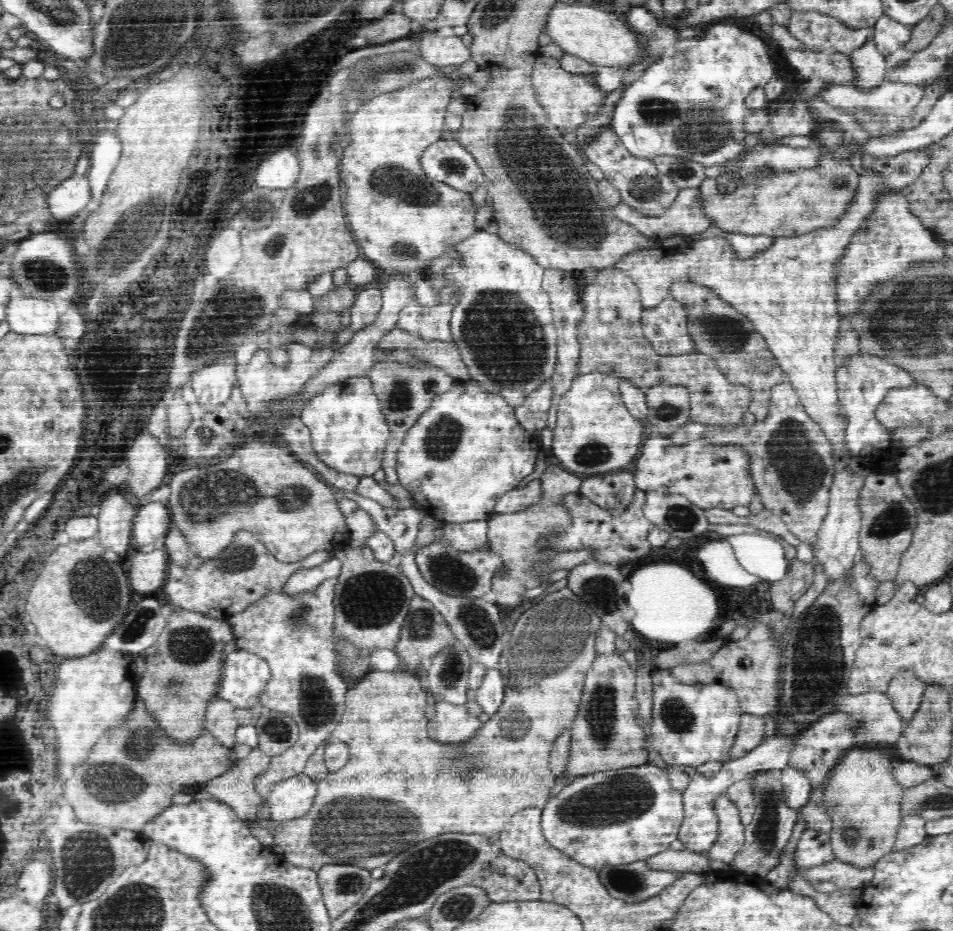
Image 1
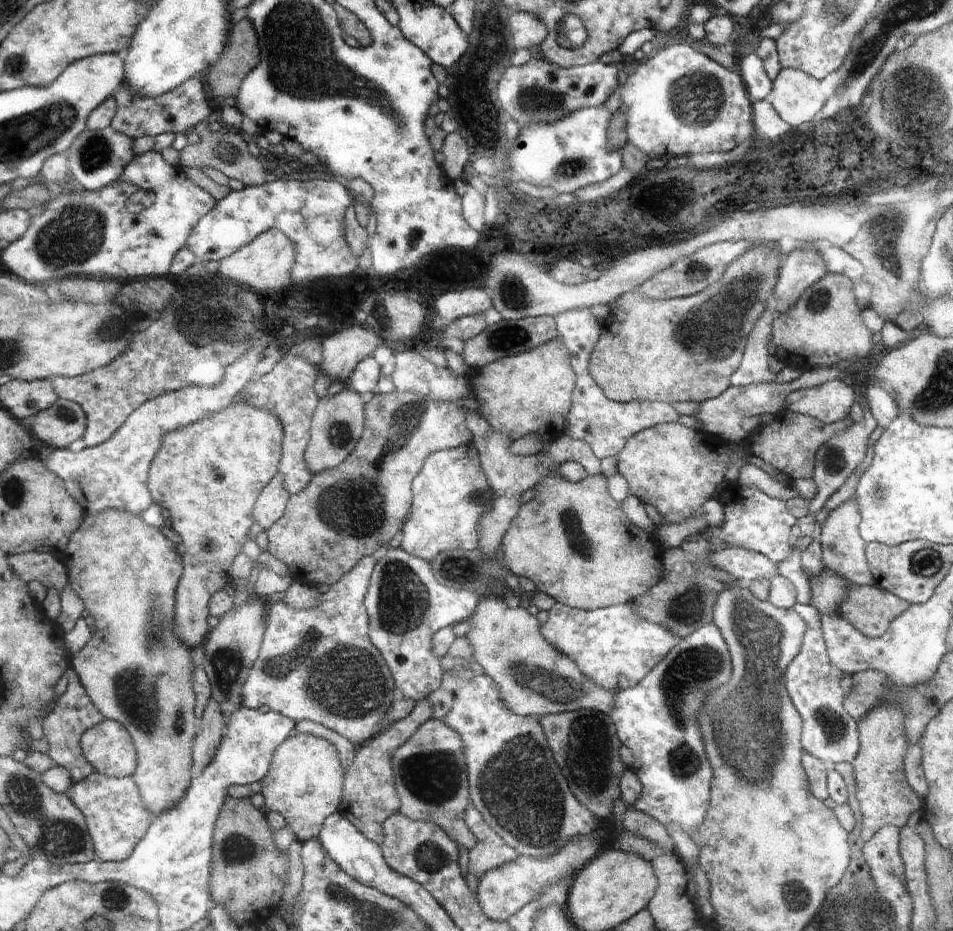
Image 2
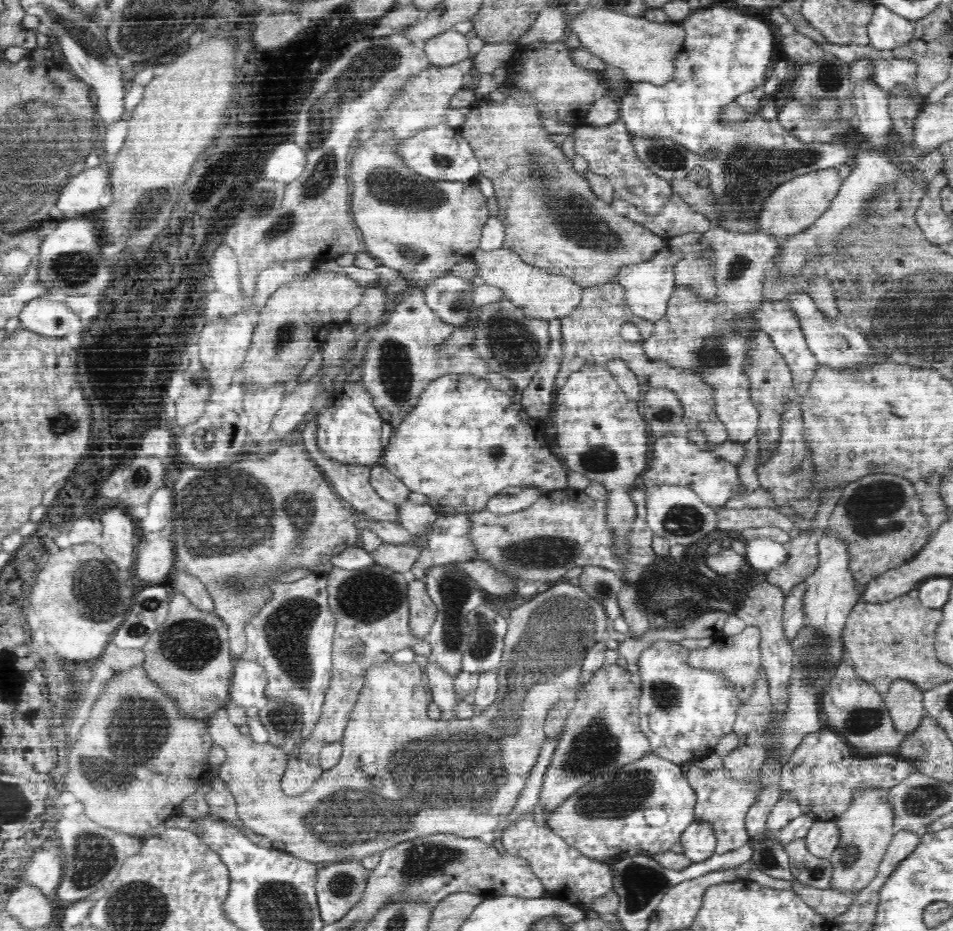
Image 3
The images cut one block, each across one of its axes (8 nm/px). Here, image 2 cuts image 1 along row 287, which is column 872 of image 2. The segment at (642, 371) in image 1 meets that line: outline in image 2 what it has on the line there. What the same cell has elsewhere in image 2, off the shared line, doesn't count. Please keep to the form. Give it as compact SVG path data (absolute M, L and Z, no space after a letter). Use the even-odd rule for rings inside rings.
M852 584L849 598L839 614L846 618L862 634L876 638L884 634L894 618L898 618L910 604L877 585Z

